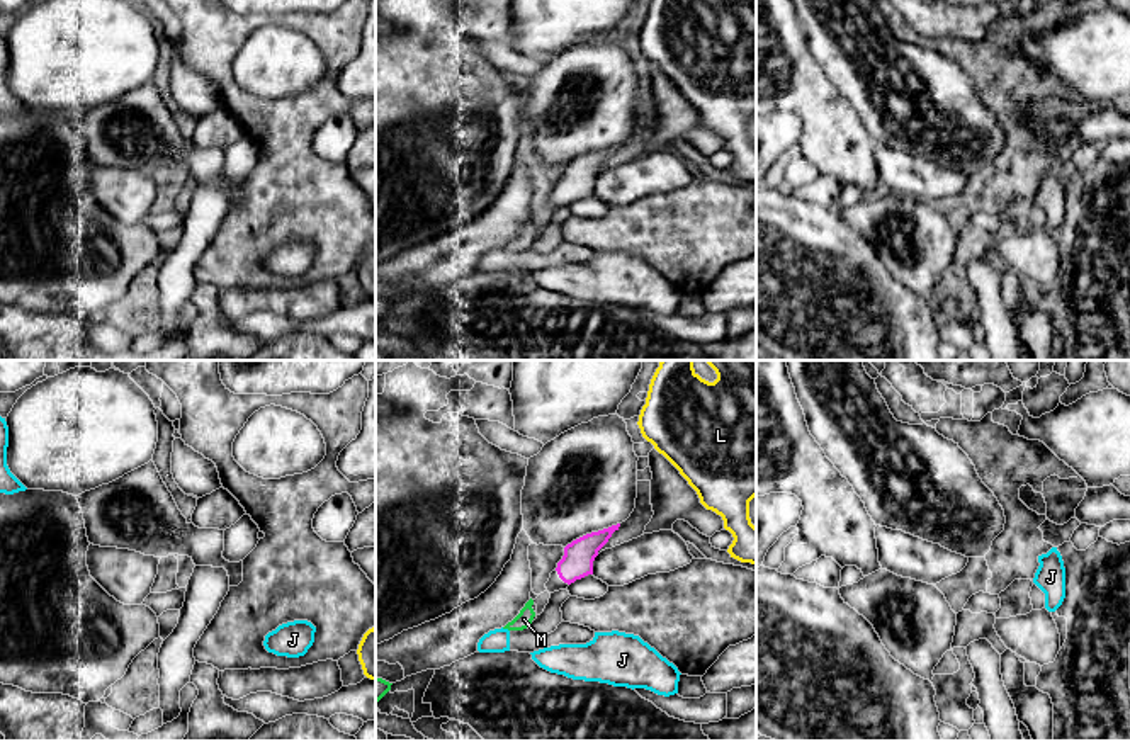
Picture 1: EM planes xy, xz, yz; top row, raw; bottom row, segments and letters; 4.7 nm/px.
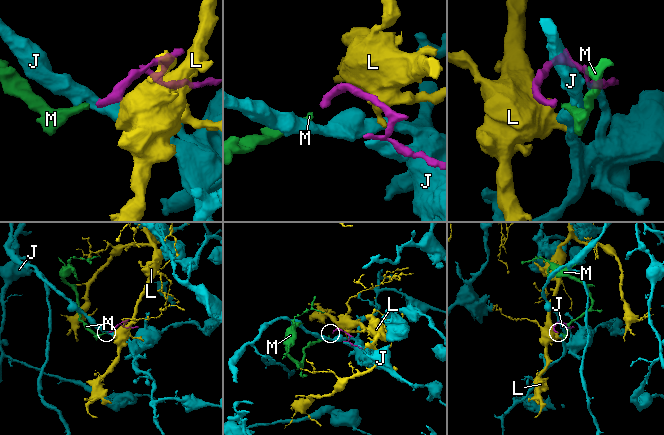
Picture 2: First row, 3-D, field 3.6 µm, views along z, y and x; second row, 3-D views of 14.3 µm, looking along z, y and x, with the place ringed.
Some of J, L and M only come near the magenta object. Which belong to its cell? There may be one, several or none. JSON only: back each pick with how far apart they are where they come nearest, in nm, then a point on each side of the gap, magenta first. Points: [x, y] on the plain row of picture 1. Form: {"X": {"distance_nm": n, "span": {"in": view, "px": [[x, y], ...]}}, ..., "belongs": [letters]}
{"M": {"distance_nm": 170, "span": {"in": "xz", "px": [[559, 196], [532, 220]]}}, "belongs": ["M"]}

